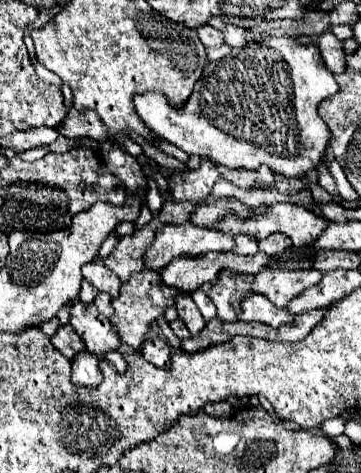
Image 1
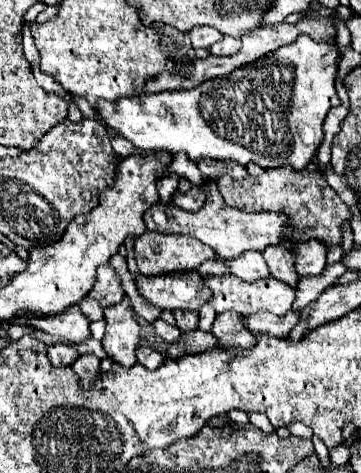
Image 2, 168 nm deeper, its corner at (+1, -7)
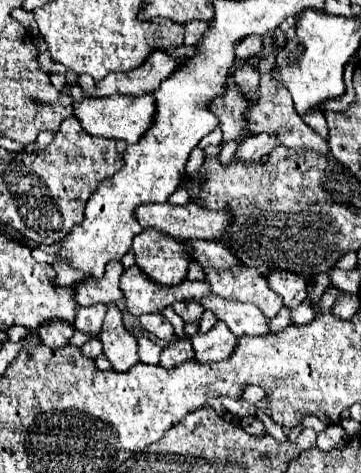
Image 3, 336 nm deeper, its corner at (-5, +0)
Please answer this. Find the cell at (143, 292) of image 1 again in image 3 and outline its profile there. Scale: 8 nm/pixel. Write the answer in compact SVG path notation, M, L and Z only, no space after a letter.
M108 305L108 313L100 331L100 341L104 343L104 355L108 357L114 371L124 373L140 361L136 337L124 329L122 315L116 305Z

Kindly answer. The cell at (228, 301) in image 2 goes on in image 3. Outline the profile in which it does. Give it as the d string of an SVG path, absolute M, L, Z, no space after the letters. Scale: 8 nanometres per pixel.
M232 267L232 269L204 269L210 291L222 299L256 305L264 317L272 319L282 309L280 297L268 289L266 279L256 269Z

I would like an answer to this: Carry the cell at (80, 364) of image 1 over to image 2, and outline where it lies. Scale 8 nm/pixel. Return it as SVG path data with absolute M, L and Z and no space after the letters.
M92 353L80 355L71 365L76 376L80 378L80 388L92 388L100 374L100 358Z

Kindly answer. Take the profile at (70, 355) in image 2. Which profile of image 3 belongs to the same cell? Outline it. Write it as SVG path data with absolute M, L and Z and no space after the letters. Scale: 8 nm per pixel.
M50 319L40 325L38 335L44 345L50 349L62 349L68 345L68 339L74 335L74 327L62 319Z

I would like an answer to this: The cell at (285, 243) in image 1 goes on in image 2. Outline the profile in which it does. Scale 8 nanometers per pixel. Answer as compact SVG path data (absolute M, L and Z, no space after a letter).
M284 244L268 246L262 254L264 254L264 260L266 260L268 268L270 268L270 274L276 280L282 280L282 282L286 282L290 286L298 284L298 274L294 272L292 252Z

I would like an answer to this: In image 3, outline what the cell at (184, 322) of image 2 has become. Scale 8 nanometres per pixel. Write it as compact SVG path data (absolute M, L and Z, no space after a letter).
M180 301L176 305L172 305L172 309L184 319L184 323L194 323L200 321L204 309L200 309L198 301Z

